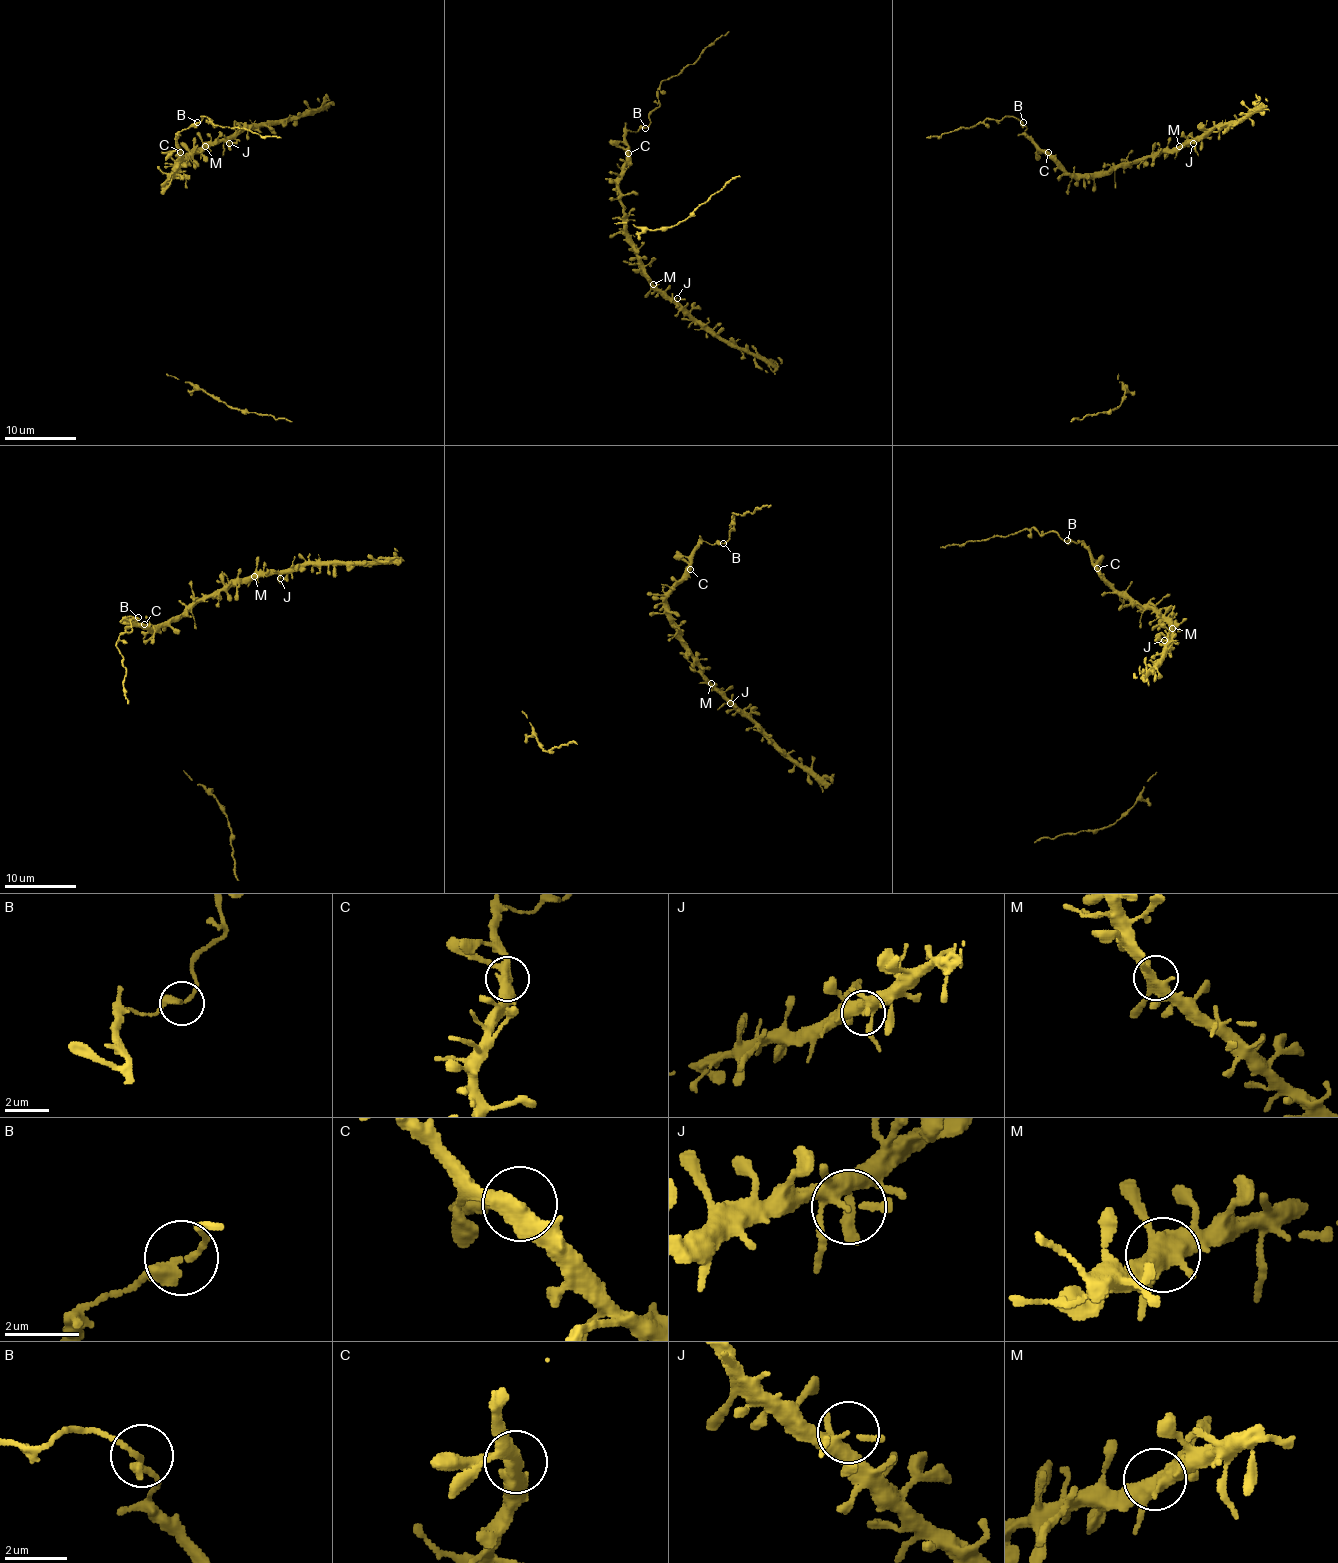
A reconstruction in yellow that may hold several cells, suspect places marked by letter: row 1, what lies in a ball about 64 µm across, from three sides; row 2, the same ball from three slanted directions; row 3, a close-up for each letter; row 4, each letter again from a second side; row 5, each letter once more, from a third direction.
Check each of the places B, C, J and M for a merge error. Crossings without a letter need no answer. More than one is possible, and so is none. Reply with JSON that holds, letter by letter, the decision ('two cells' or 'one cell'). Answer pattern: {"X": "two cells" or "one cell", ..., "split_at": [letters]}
{"B": "two cells", "C": "one cell", "J": "one cell", "M": "one cell", "split_at": ["B"]}

